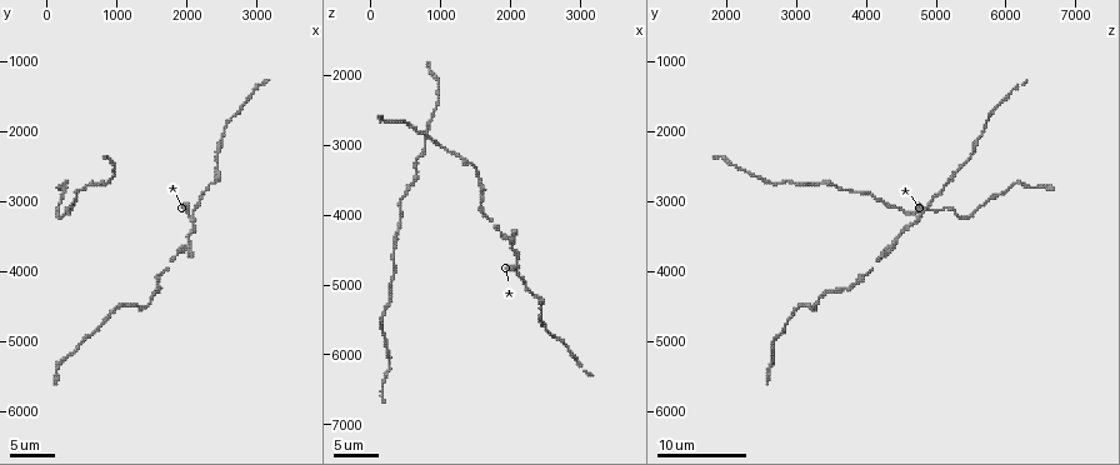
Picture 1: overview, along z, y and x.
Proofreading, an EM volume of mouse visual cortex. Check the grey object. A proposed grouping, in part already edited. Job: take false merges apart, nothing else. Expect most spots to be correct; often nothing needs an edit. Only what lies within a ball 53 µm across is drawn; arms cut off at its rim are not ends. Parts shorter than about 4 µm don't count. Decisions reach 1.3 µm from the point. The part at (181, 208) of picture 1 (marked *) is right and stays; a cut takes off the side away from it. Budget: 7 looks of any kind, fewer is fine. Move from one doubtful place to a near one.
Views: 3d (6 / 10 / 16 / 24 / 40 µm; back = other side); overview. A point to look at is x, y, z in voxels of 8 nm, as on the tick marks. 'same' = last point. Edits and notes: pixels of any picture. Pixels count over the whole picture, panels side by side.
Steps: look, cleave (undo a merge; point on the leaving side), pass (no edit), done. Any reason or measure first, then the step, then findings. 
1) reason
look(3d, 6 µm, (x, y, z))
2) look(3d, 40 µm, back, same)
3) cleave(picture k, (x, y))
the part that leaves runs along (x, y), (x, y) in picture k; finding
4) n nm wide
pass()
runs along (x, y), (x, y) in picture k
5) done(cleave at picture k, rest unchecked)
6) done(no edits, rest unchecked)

three arms meet
look(3d, 10 µm, (2100, 3200, 4750))

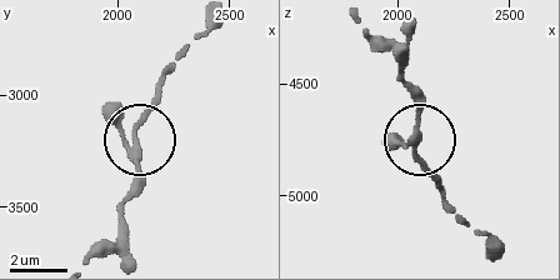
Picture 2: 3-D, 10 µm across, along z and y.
210 nm wide
pass()
all the same cell

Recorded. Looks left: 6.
thick turns thin
look(3d, 16 µm, (200, 2850, 5900))

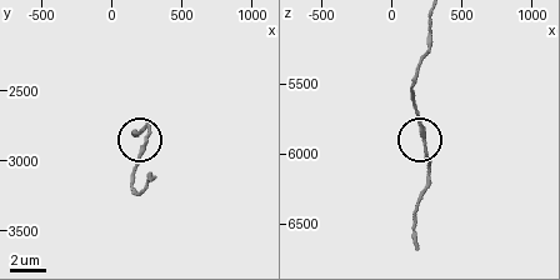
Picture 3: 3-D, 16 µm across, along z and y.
210 nm wide
pass()
all the same cell

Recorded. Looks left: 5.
thick turns thin
look(3d, 10 µm, (1900, 3700, 4300))

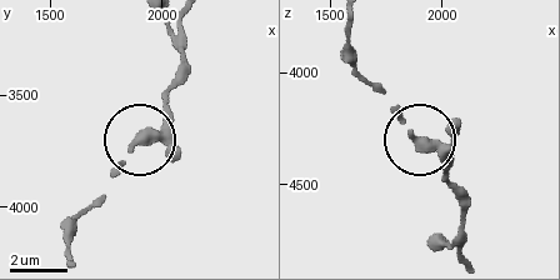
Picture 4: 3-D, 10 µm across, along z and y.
pass()
runs along (433, 243), (459, 228), (459, 193), (378, 88) in picture 4; continuous, no second cell

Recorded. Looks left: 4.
look(3d, 6 µm, (750, 2750, 3100))

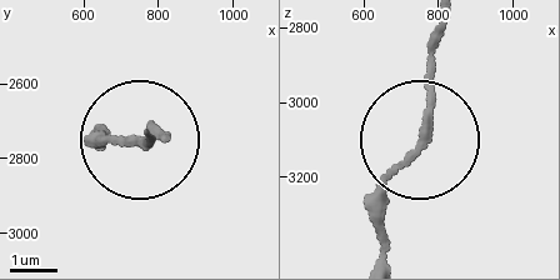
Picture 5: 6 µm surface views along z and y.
pass()
continuous, no second cell

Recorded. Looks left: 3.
done(no edits, rest unchecked)

